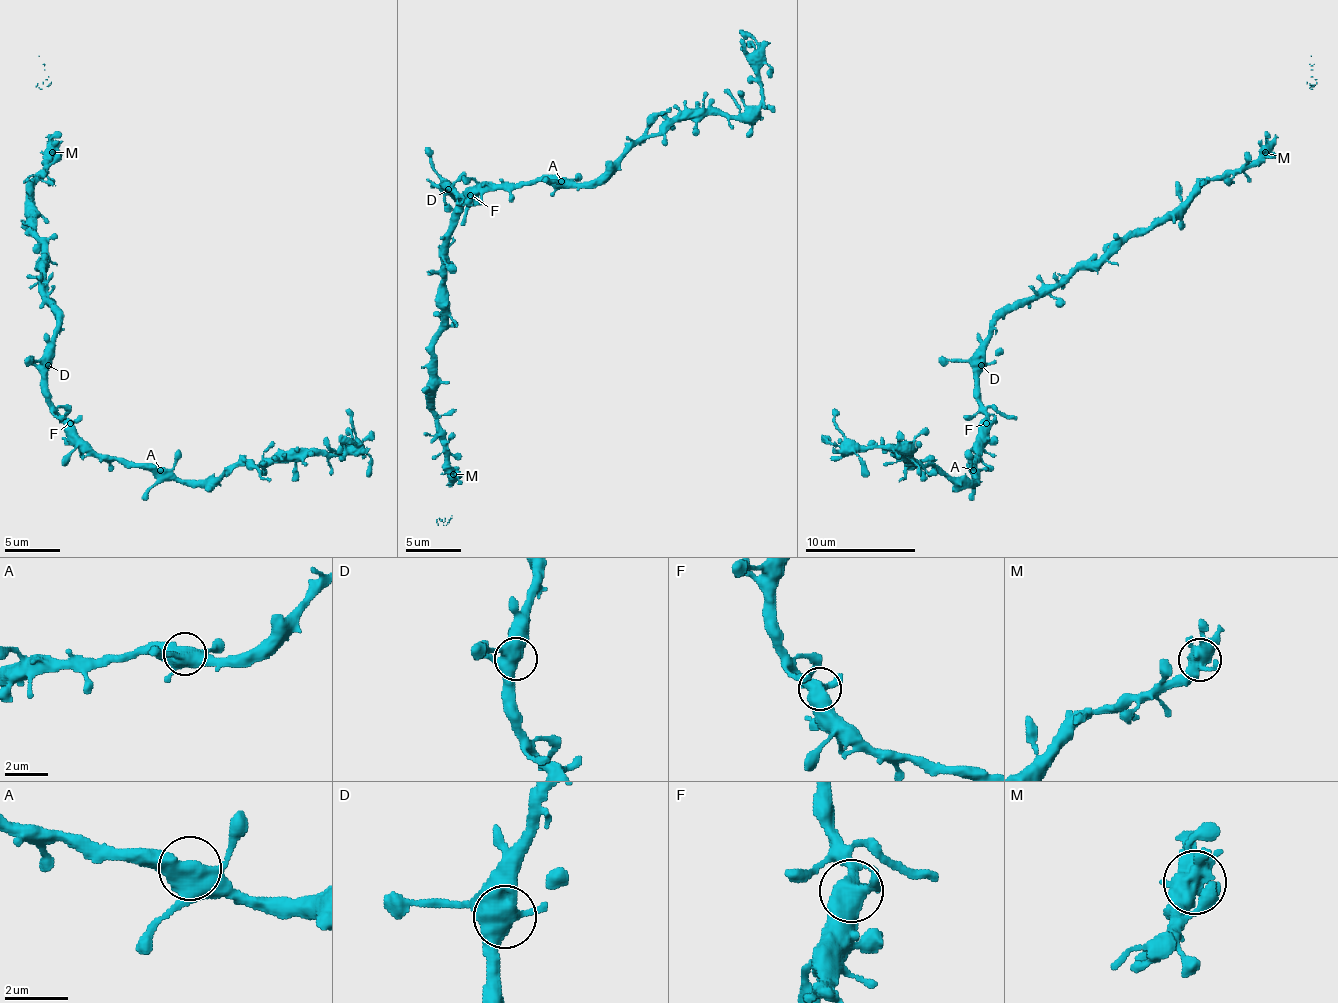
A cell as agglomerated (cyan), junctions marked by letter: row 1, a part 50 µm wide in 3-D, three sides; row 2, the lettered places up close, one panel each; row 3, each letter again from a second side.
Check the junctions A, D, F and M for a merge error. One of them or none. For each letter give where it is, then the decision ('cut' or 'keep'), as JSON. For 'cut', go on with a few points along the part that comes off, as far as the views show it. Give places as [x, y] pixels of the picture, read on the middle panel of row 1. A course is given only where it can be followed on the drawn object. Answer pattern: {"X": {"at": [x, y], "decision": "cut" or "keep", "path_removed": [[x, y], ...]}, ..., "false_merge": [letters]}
{"A": {"at": [561, 181], "decision": "keep"}, "D": {"at": [448, 189], "decision": "keep"}, "F": {"at": [470, 195], "decision": "keep"}, "M": {"at": [453, 474], "decision": "keep"}, "false_merge": []}

